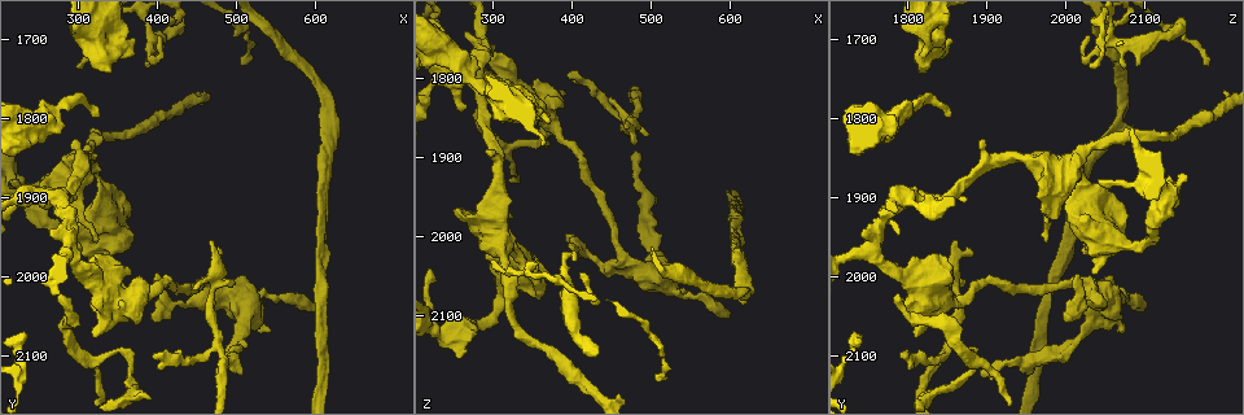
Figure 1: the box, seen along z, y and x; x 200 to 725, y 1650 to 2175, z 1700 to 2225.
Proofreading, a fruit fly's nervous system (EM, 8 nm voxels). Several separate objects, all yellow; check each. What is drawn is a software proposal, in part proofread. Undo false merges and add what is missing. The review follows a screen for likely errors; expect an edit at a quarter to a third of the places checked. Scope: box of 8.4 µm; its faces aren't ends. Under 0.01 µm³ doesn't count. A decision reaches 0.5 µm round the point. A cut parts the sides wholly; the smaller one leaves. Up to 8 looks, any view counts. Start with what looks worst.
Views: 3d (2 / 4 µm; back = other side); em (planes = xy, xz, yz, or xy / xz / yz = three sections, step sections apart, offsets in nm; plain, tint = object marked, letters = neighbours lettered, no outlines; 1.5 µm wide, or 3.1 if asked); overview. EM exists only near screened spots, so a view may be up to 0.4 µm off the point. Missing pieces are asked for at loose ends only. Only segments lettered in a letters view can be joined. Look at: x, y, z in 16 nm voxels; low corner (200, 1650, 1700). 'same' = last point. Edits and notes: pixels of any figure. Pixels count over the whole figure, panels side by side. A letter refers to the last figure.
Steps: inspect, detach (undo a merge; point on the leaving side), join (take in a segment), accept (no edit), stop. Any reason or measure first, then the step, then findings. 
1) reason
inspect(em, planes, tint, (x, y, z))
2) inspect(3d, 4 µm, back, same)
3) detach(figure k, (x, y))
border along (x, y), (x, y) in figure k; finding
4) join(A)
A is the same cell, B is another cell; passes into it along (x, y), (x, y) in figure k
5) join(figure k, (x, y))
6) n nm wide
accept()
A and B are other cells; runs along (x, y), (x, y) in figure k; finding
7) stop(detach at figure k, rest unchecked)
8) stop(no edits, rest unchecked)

thin end
inspect(em, planes, letters, (480, 1965, 1885))

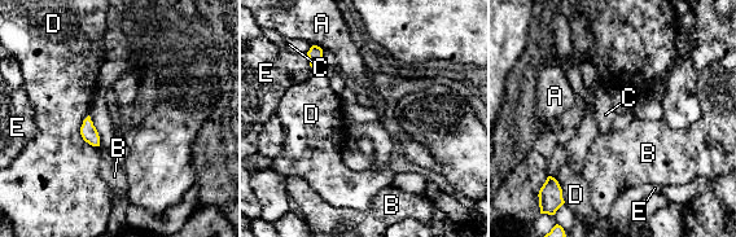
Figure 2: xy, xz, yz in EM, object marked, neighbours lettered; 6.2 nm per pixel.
accept()
A, B, C, D and E are other cells; border along (312, 45), (306, 52) in figure 2; no lettered segment goes on from it

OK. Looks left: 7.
branch stops here
inspect(em, planes, letters, (375, 1700, 1855))

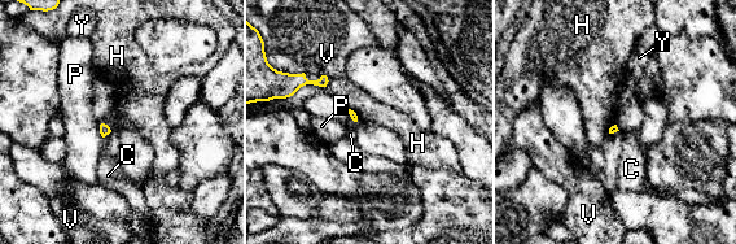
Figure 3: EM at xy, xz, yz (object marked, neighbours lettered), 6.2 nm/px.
accept()
C, H, P, V and Y are other cells; no lettered segment goes on from it

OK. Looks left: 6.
long arm stops here
inspect(em, planes, letters, (515, 1735, 2175))

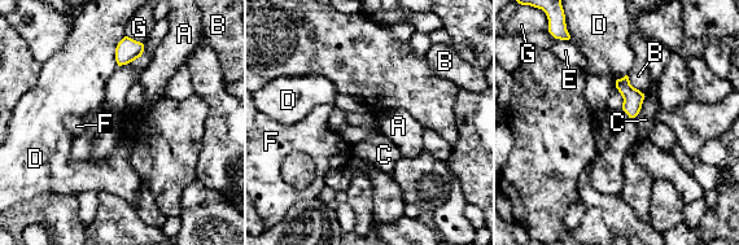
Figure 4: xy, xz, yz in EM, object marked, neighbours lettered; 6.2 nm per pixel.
accept()
A, B, C, D, E, F and G are other cells; border along (125, 36), (116, 48), (117, 65) in figure 4; none of them fits

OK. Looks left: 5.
stop(no edits, rest unchecked)

